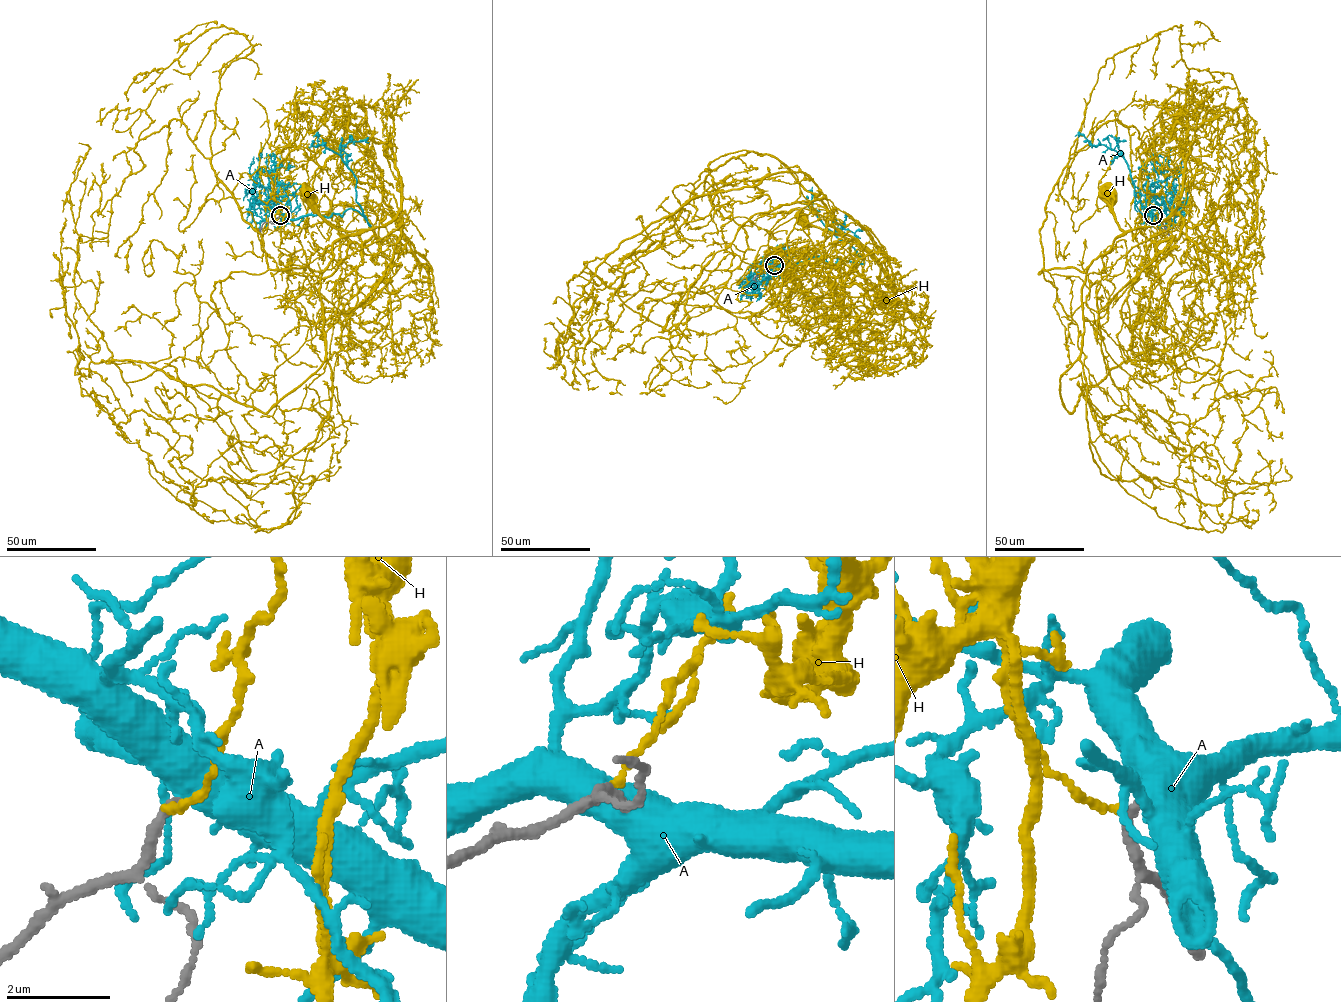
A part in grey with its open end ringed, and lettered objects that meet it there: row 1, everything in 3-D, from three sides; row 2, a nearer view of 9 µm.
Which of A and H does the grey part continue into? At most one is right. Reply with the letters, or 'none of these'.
A

